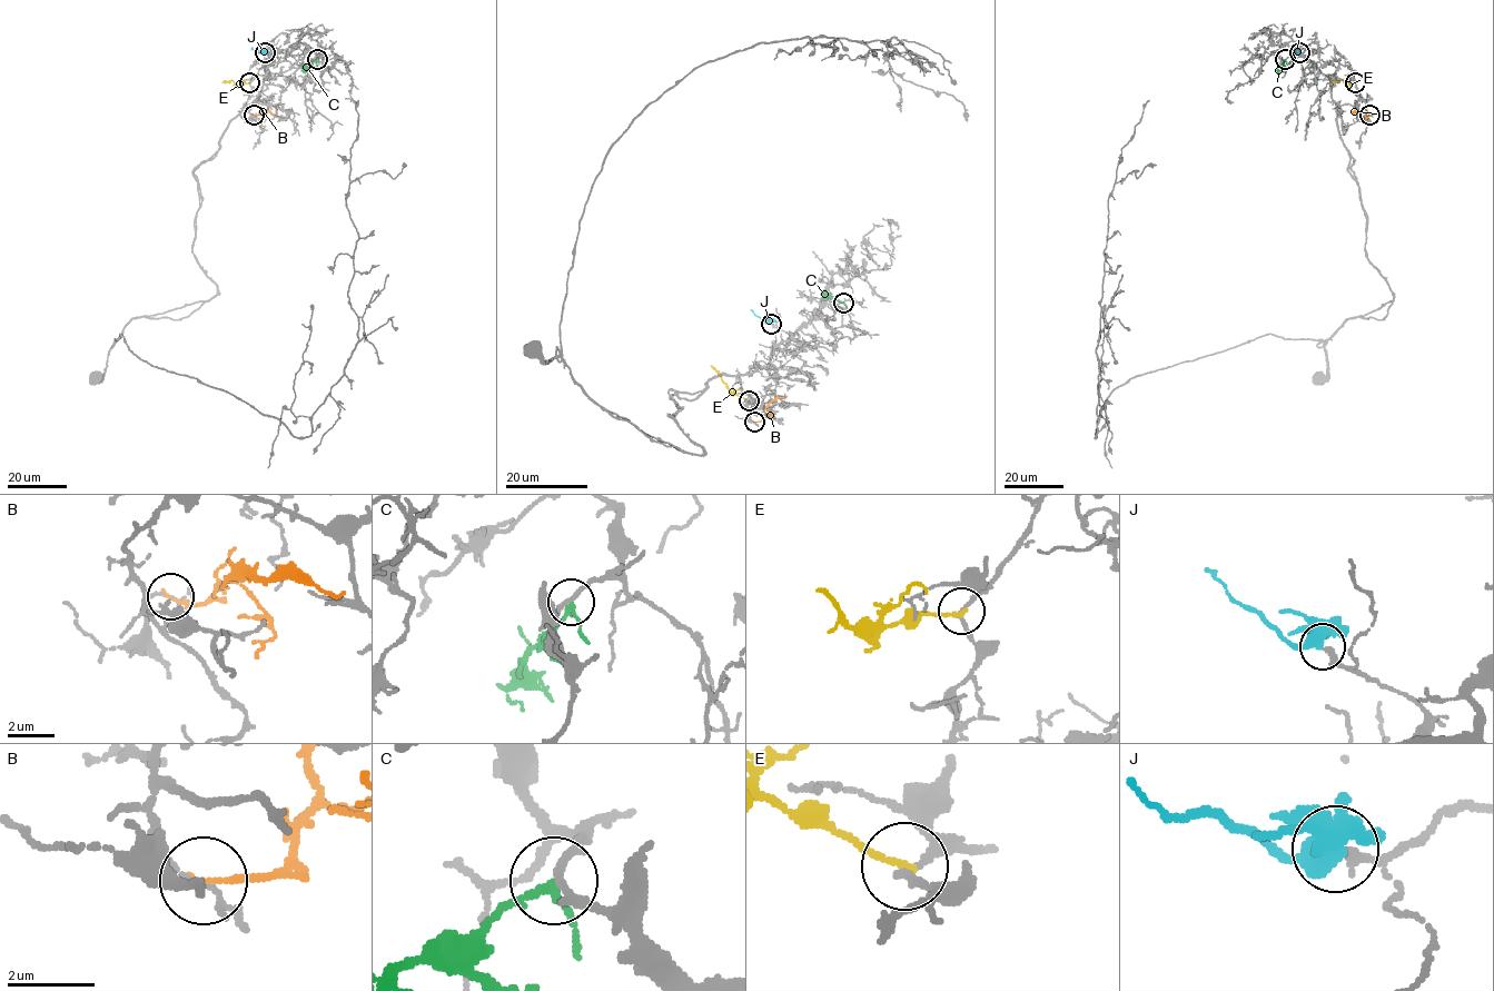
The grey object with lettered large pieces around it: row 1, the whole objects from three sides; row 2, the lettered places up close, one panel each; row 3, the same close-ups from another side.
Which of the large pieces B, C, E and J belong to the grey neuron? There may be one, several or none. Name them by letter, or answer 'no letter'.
C

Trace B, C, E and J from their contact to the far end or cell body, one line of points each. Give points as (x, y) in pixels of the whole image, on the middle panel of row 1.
B: (754, 422), (761, 420), (763, 409), (774, 398), (785, 398)
C: (843, 303), (827, 295)
E: (748, 400), (733, 394), (710, 365)
J: (771, 324), (750, 309)

